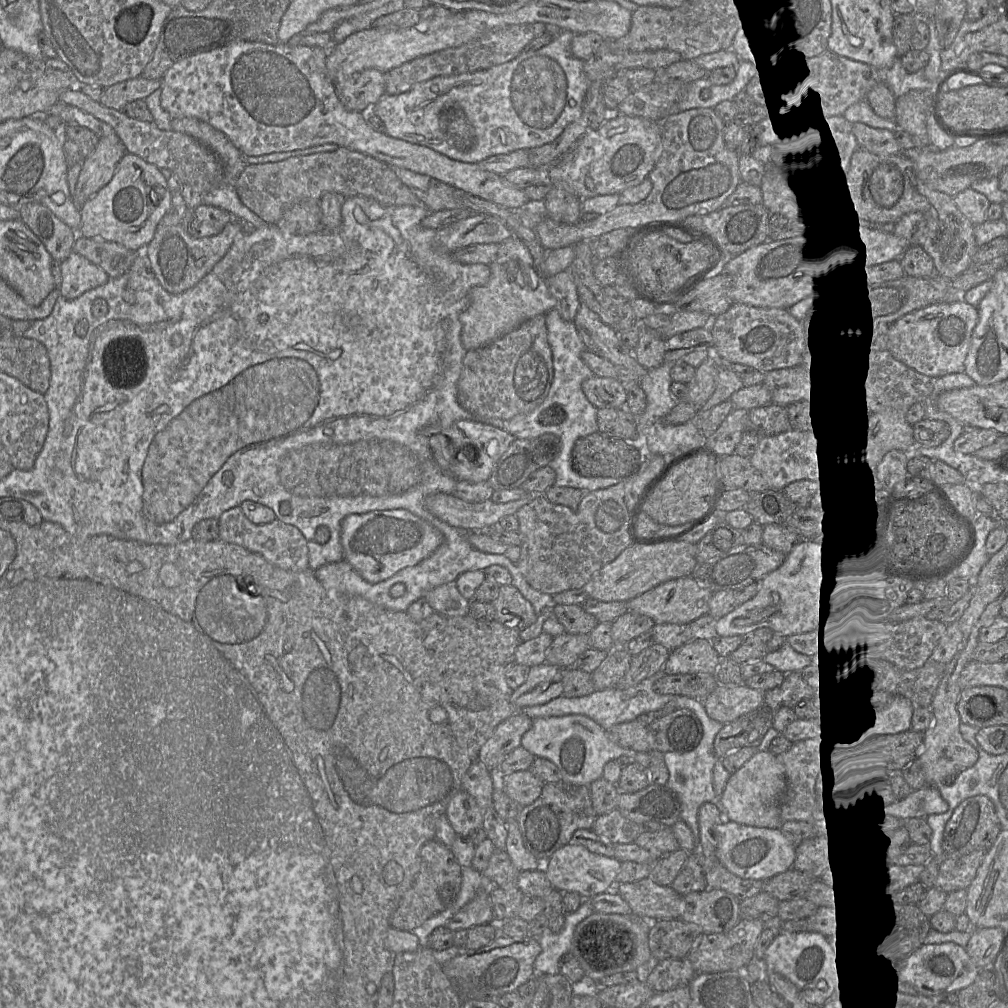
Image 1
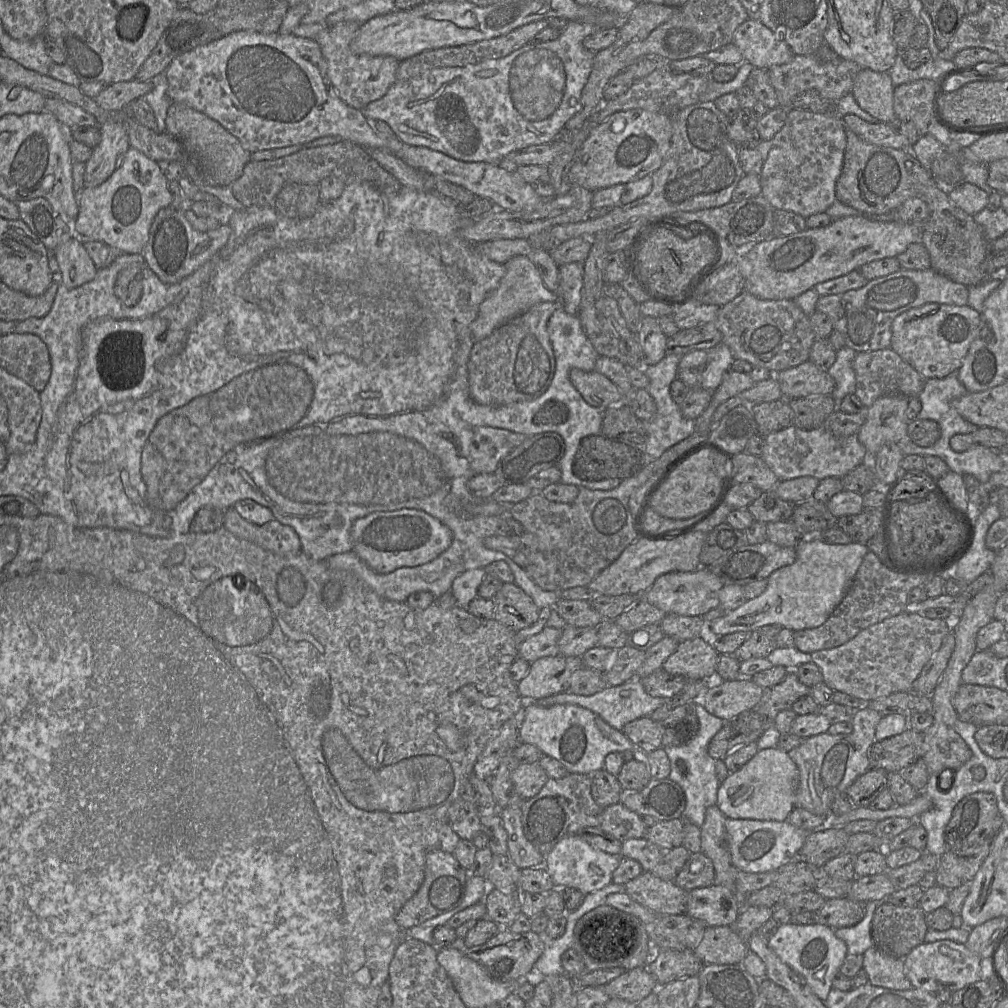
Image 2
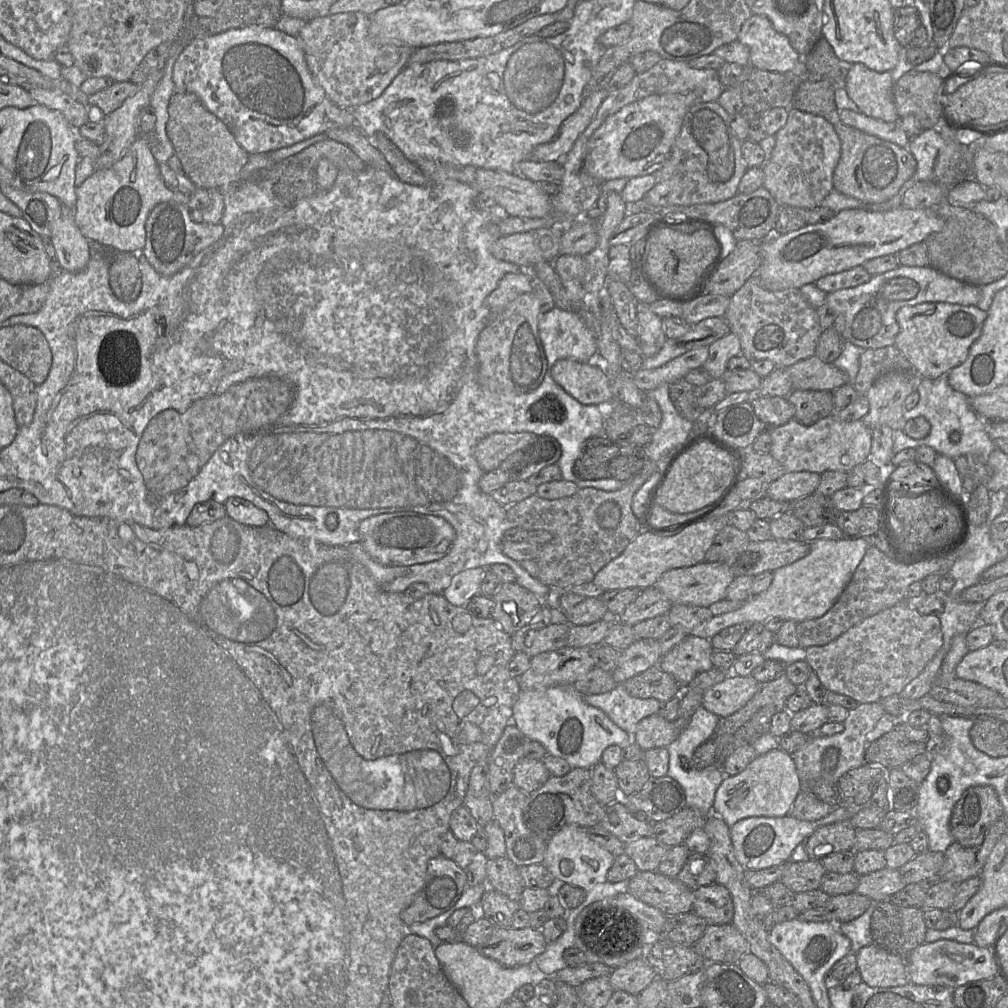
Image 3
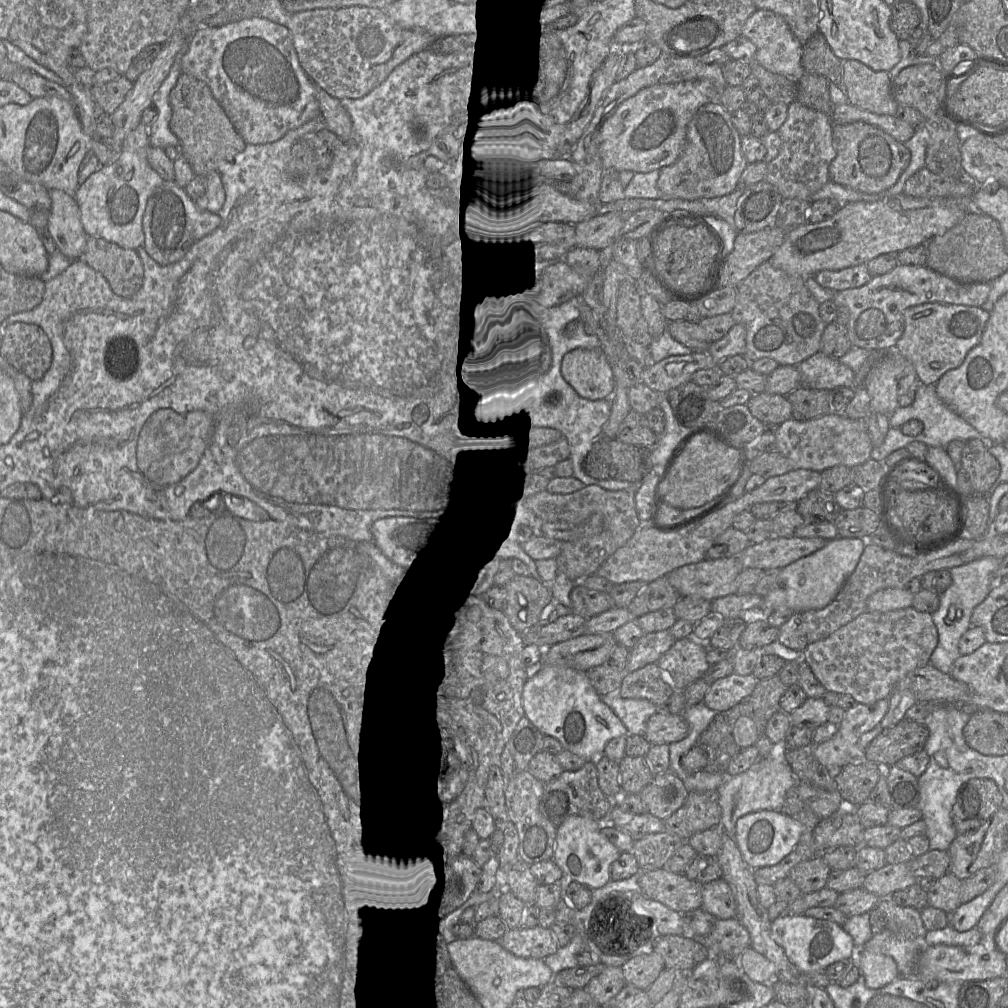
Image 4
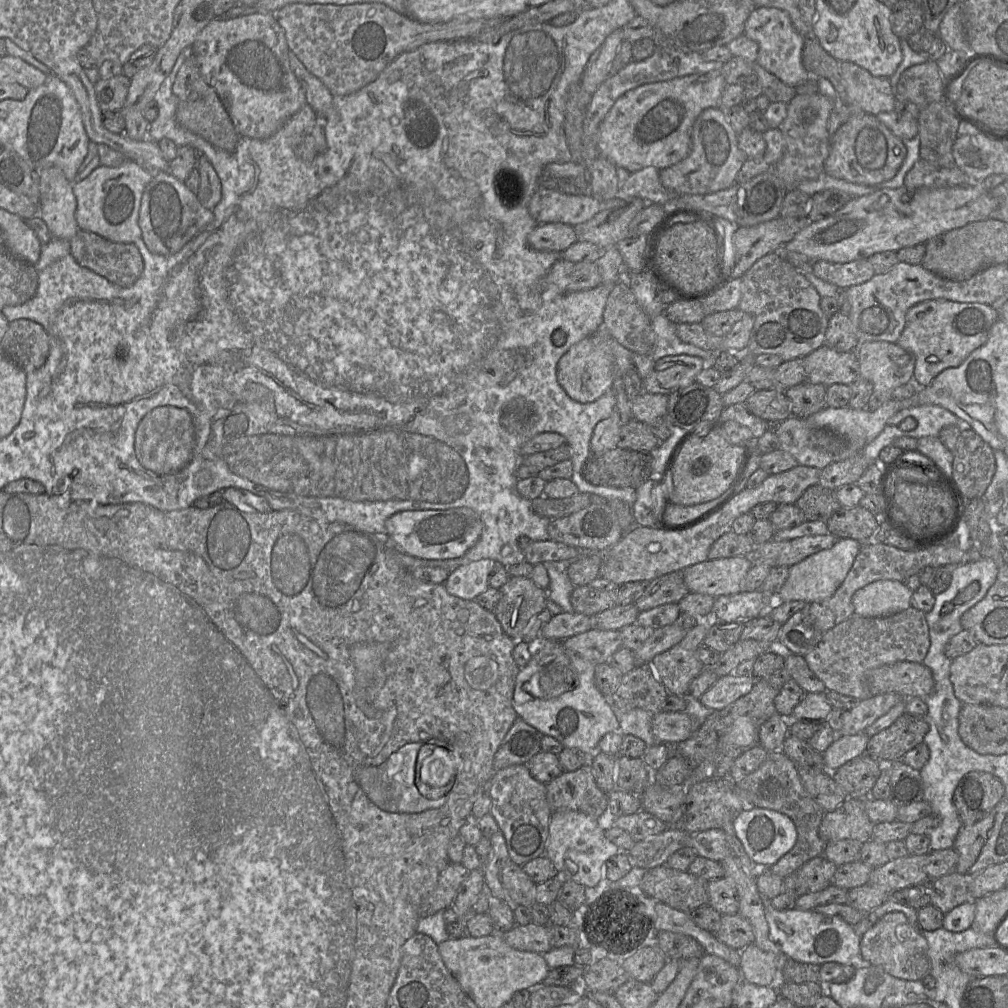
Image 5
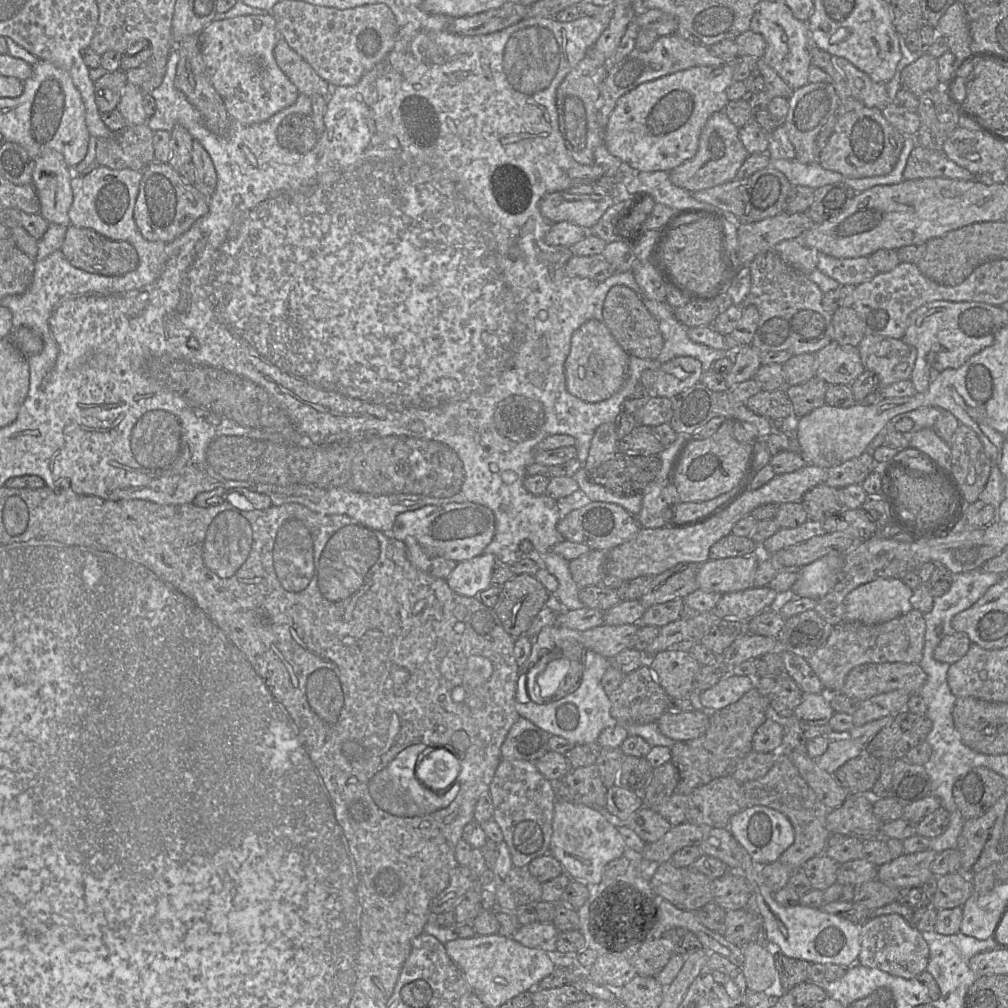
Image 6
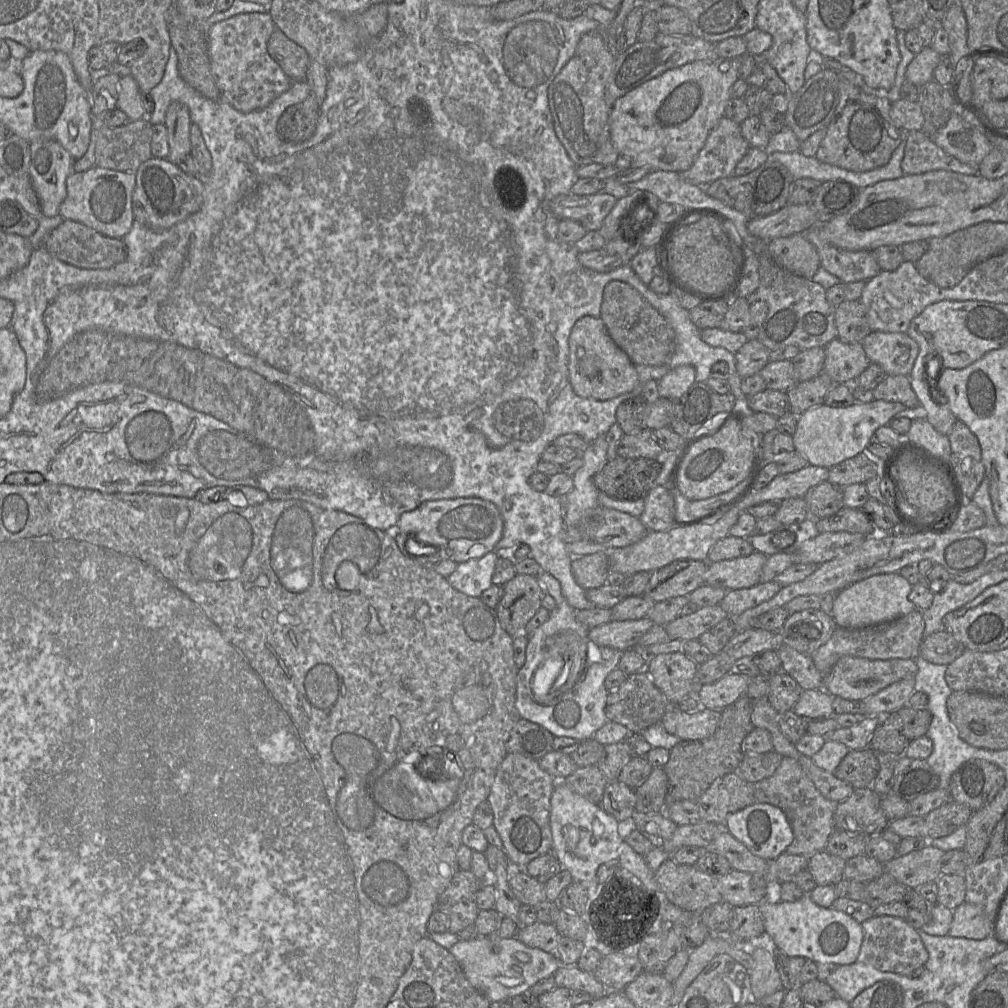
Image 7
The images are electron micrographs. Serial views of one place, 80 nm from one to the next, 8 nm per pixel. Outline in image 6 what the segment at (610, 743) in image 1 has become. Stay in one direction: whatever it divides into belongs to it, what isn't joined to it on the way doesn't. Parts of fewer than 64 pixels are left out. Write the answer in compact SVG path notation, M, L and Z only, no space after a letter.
M584 649L584 662L583 662L583 677L578 688L576 688L576 680L579 677L579 673L575 673L575 677L570 677L569 682L563 683L563 692L557 696L552 696L549 699L538 699L533 696L533 701L528 697L529 690L529 678L526 675L521 675L521 667L519 671L519 678L517 680L517 687L514 698L514 706L521 718L525 718L531 721L533 724L546 731L550 735L560 736L565 738L574 745L586 744L591 742L597 742L600 733L606 728L615 726L618 724L615 718L610 713L610 700L609 695L605 692L601 680L607 669L611 666L611 660L600 654Z

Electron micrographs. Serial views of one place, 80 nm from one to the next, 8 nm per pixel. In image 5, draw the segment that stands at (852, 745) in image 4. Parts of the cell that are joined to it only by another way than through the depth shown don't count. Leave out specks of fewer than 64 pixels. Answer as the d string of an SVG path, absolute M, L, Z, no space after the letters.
M895 693L872 695L860 700L853 709L844 712L844 724L838 735L854 735L864 732L878 718L885 715L893 706L904 700Z

